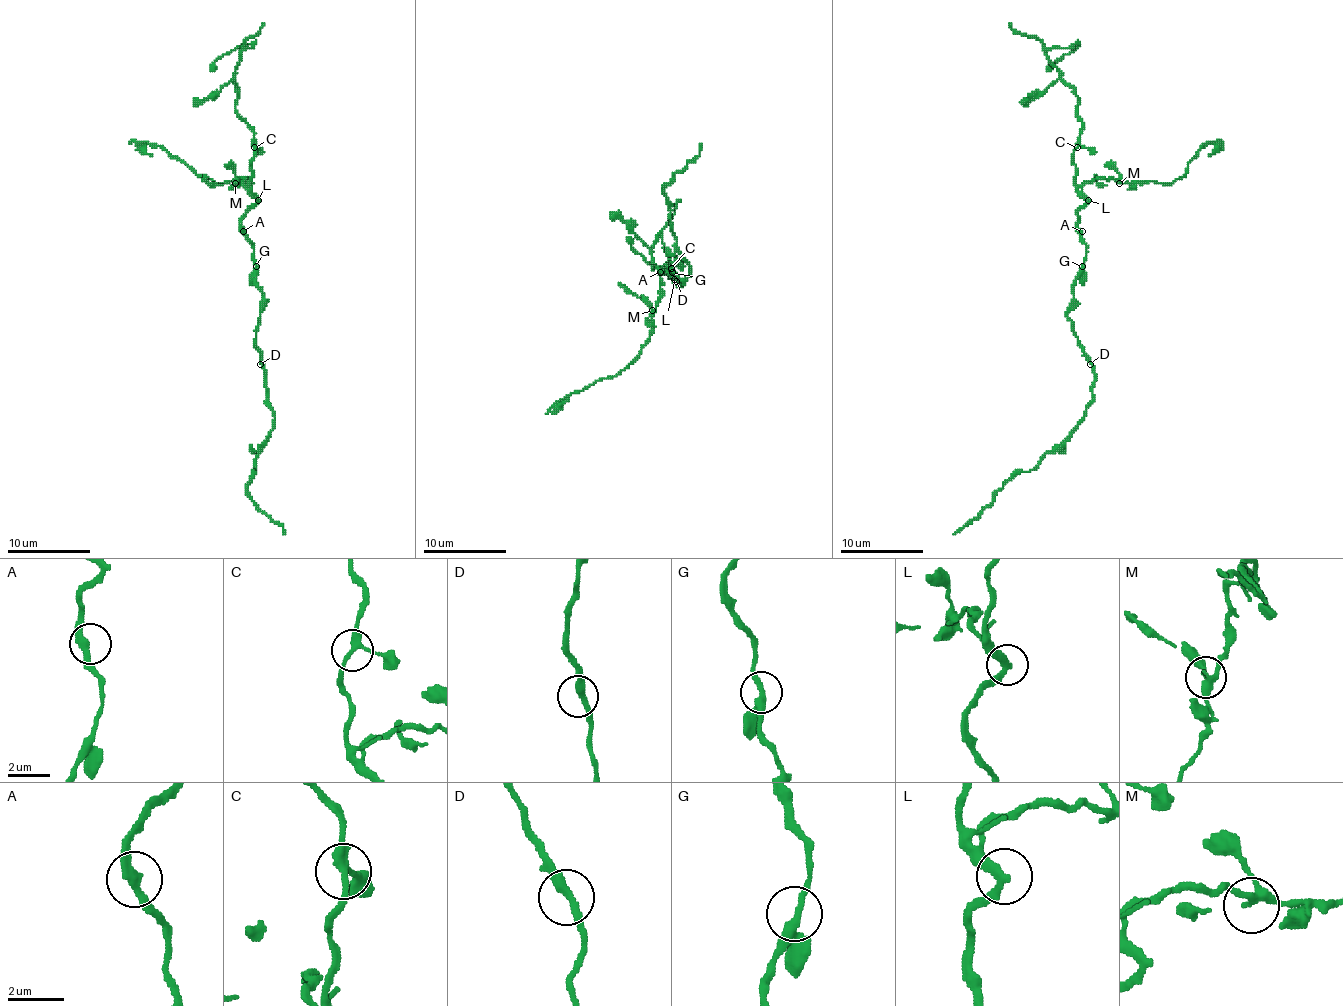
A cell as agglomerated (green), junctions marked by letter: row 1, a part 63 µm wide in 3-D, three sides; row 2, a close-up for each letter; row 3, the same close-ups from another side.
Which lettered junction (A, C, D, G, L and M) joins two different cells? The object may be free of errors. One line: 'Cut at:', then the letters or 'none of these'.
Cut at: none of these

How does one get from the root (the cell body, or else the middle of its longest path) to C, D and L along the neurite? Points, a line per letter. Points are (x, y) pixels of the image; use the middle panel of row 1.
C: (672, 274), (670, 276), (658, 268), (664, 268), (672, 276), (666, 268), (668, 264), (670, 268)
D: (672, 274), (672, 266), (679, 264), (676, 258), (672, 264), (676, 281)
L: (672, 274), (670, 276), (658, 268), (664, 268), (674, 279)

